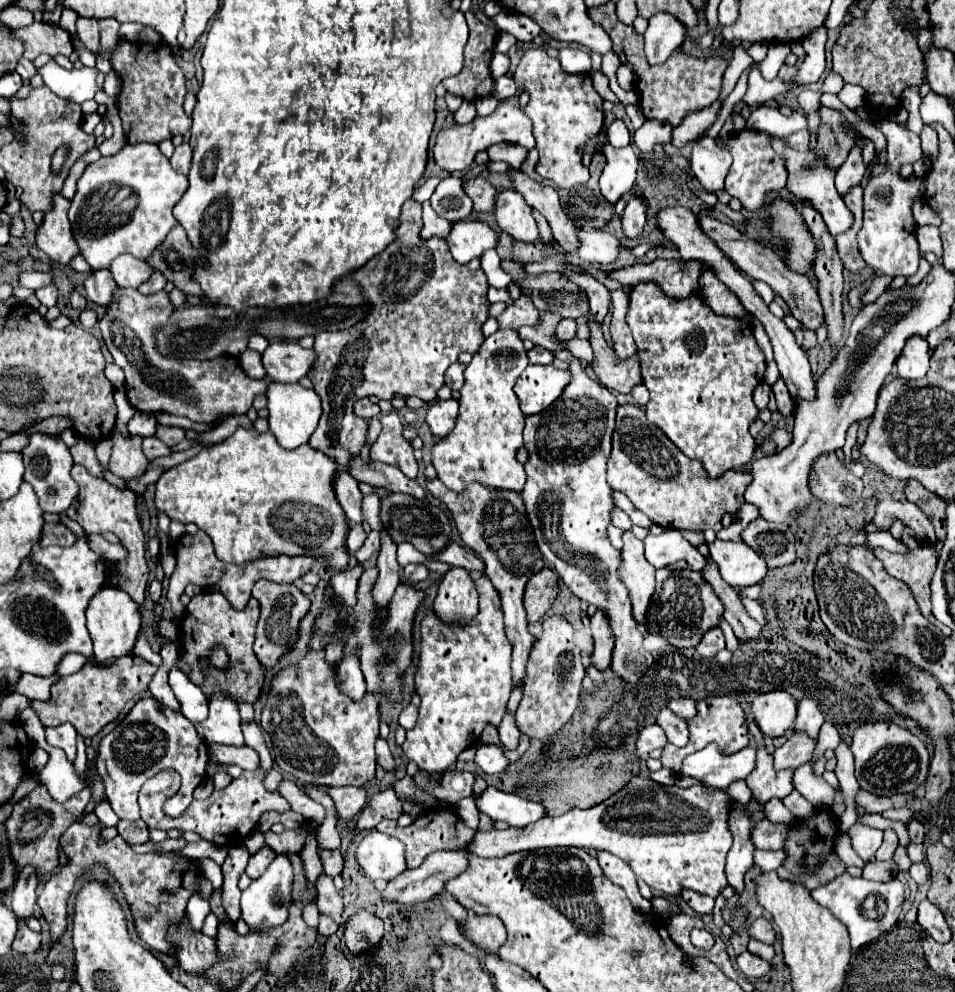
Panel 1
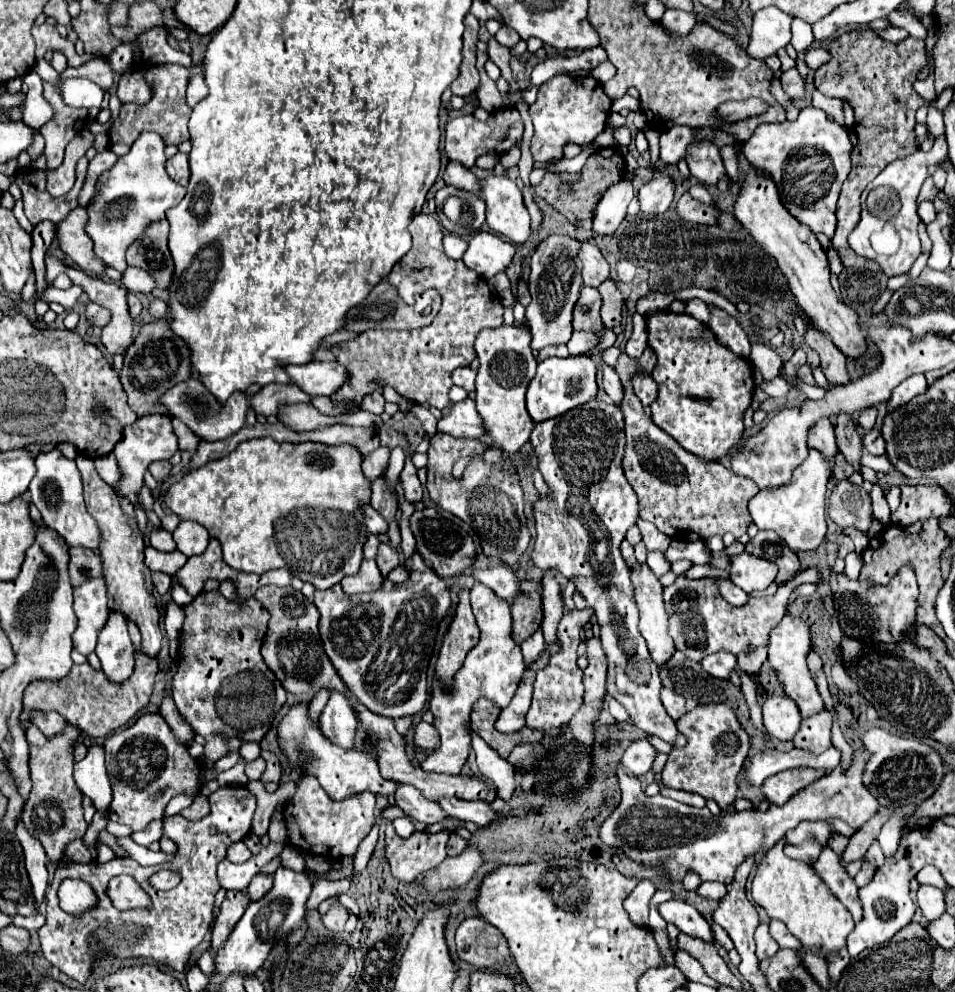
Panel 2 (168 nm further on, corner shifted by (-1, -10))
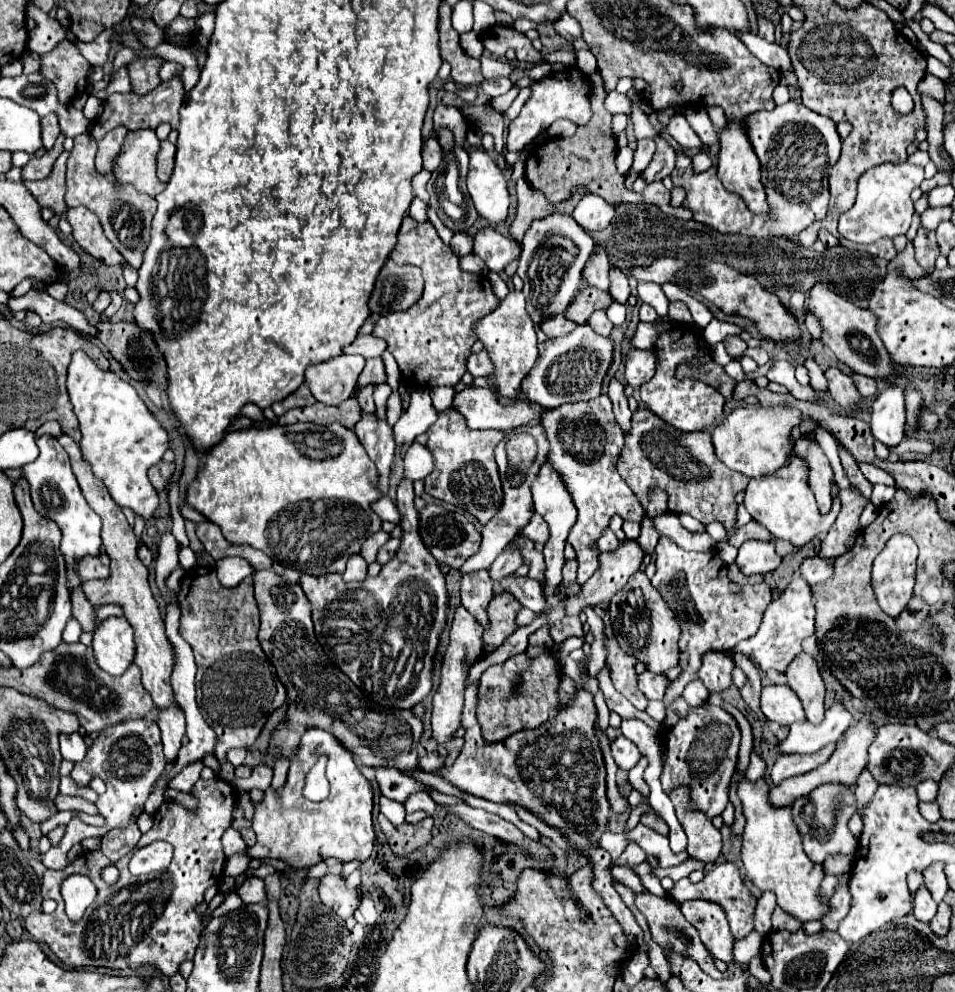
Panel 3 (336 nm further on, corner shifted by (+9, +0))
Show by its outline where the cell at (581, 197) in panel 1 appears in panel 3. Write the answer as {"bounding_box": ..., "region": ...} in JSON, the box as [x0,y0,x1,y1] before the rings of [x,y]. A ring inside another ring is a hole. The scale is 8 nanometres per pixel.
{"bounding_box":[526,88,692,218],"region":[[[594,88],[594,96],[590,98],[594,116],[586,126],[580,126],[576,134],[570,138],[546,138],[540,146],[530,150],[526,160],[526,180],[530,182],[530,186],[542,190],[552,204],[568,200],[578,188],[586,188],[590,193],[604,198],[609,204],[648,202],[660,206],[662,212],[670,216],[692,218],[692,212],[688,208],[684,206],[674,208],[670,204],[670,190],[666,190],[662,182],[652,182],[640,193],[628,191],[624,184],[624,176],[618,174],[614,164],[618,144],[610,132],[612,114],[606,112],[604,98],[606,98],[604,88]]]}

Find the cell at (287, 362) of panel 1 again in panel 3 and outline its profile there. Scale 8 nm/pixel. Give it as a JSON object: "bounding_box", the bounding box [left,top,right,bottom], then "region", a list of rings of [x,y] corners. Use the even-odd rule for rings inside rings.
{"bounding_box":[306,356,366,406],"region":[[[336,356],[332,360],[312,364],[306,370],[306,384],[318,402],[338,406],[350,398],[364,364],[366,360],[362,356]]]}

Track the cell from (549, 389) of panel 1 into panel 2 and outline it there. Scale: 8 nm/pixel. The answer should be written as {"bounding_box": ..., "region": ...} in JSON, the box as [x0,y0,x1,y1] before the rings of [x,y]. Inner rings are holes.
{"bounding_box":[526,356,598,422],"region":[[[568,356],[568,358],[546,358],[544,362],[538,364],[538,372],[534,380],[528,386],[526,392],[526,406],[534,422],[544,422],[556,416],[562,416],[564,412],[582,406],[584,402],[590,402],[598,394],[598,384],[596,384],[596,370],[598,364],[586,356]]]}

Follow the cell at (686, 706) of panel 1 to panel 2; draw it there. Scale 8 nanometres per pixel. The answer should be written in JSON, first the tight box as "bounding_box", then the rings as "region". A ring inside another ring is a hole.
{"bounding_box":[660,688,686,720],"region":[[[662,688],[660,698],[662,698],[662,704],[672,720],[680,720],[686,714],[686,700],[680,694],[672,692],[670,688]]]}

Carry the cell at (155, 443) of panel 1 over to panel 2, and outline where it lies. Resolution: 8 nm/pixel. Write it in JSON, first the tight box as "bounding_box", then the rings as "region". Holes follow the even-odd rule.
{"bounding_box":[150,460,172,482],"region":[[[160,460],[160,462],[154,462],[150,466],[150,474],[158,480],[158,482],[164,482],[168,476],[170,476],[170,470],[172,470],[172,464],[168,460]]]}

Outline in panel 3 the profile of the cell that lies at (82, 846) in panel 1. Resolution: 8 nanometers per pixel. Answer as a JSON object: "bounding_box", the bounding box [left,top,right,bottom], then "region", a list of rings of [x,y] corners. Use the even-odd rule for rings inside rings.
{"bounding_box":[24,778,236,976],"region":[[[212,778],[198,780],[192,788],[192,794],[198,798],[196,812],[188,812],[176,802],[164,802],[158,808],[152,830],[146,832],[135,848],[116,862],[120,880],[114,886],[108,886],[100,880],[100,866],[112,864],[100,850],[80,854],[64,870],[46,870],[42,878],[42,898],[56,900],[58,908],[48,918],[44,918],[42,912],[24,918],[24,928],[28,934],[36,942],[48,944],[68,968],[138,968],[142,964],[152,964],[158,966],[162,974],[172,976],[184,960],[192,960],[202,932],[202,914],[196,908],[204,902],[204,892],[218,884],[224,876],[226,856],[220,846],[220,836],[232,824],[236,788],[222,778]],[[154,840],[164,840],[174,846],[172,864],[164,870],[164,876],[132,876],[126,870],[128,860],[142,846],[148,846]],[[68,874],[86,874],[98,888],[90,916],[84,916],[80,922],[70,922],[66,916],[62,916],[60,880]]]}

